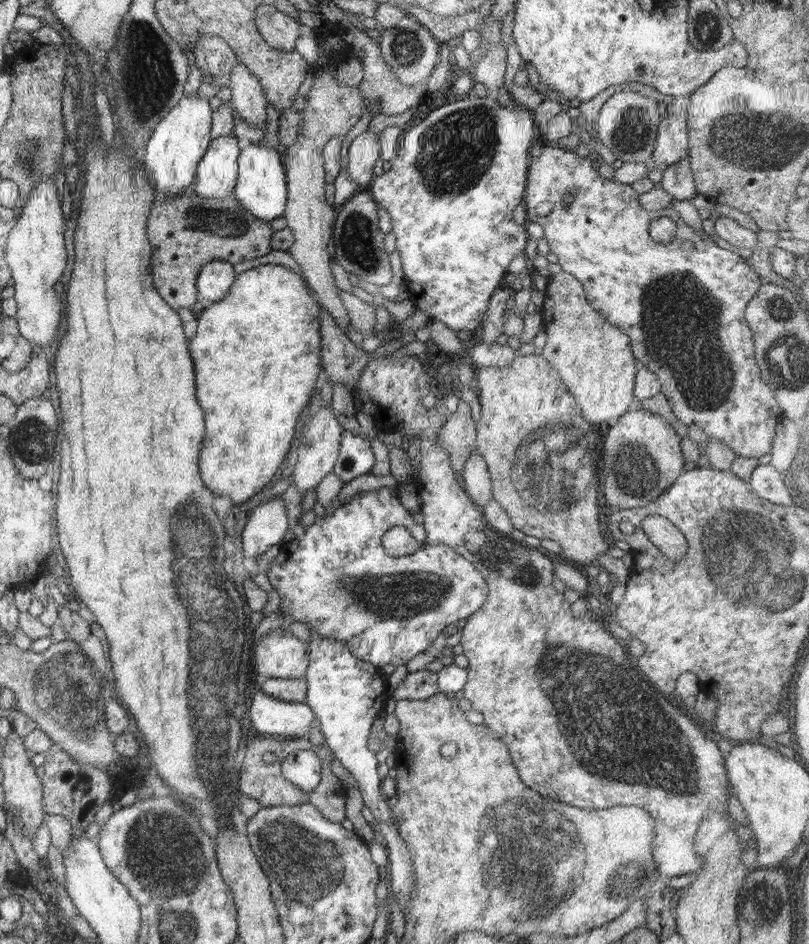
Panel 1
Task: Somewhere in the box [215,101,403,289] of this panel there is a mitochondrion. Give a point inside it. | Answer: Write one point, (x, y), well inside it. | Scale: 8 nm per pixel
(356, 235)

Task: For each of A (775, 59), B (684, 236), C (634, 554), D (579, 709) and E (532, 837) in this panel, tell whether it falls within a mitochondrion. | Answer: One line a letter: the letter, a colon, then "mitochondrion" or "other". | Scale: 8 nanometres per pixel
A: other
B: other
C: other
D: mitochondrion
E: mitochondrion

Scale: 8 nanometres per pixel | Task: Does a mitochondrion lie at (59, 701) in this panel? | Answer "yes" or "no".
yes

